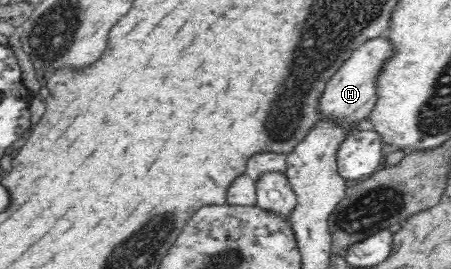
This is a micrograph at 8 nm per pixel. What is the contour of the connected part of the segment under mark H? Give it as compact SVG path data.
M387 33L364 42L353 50L353 54L341 64L341 68L328 82L323 96L319 98L321 119L331 117L341 121L343 125L365 120L375 108L375 102L379 100L379 93L377 93L379 92L379 74L393 56L395 56L395 45L387 37Z

